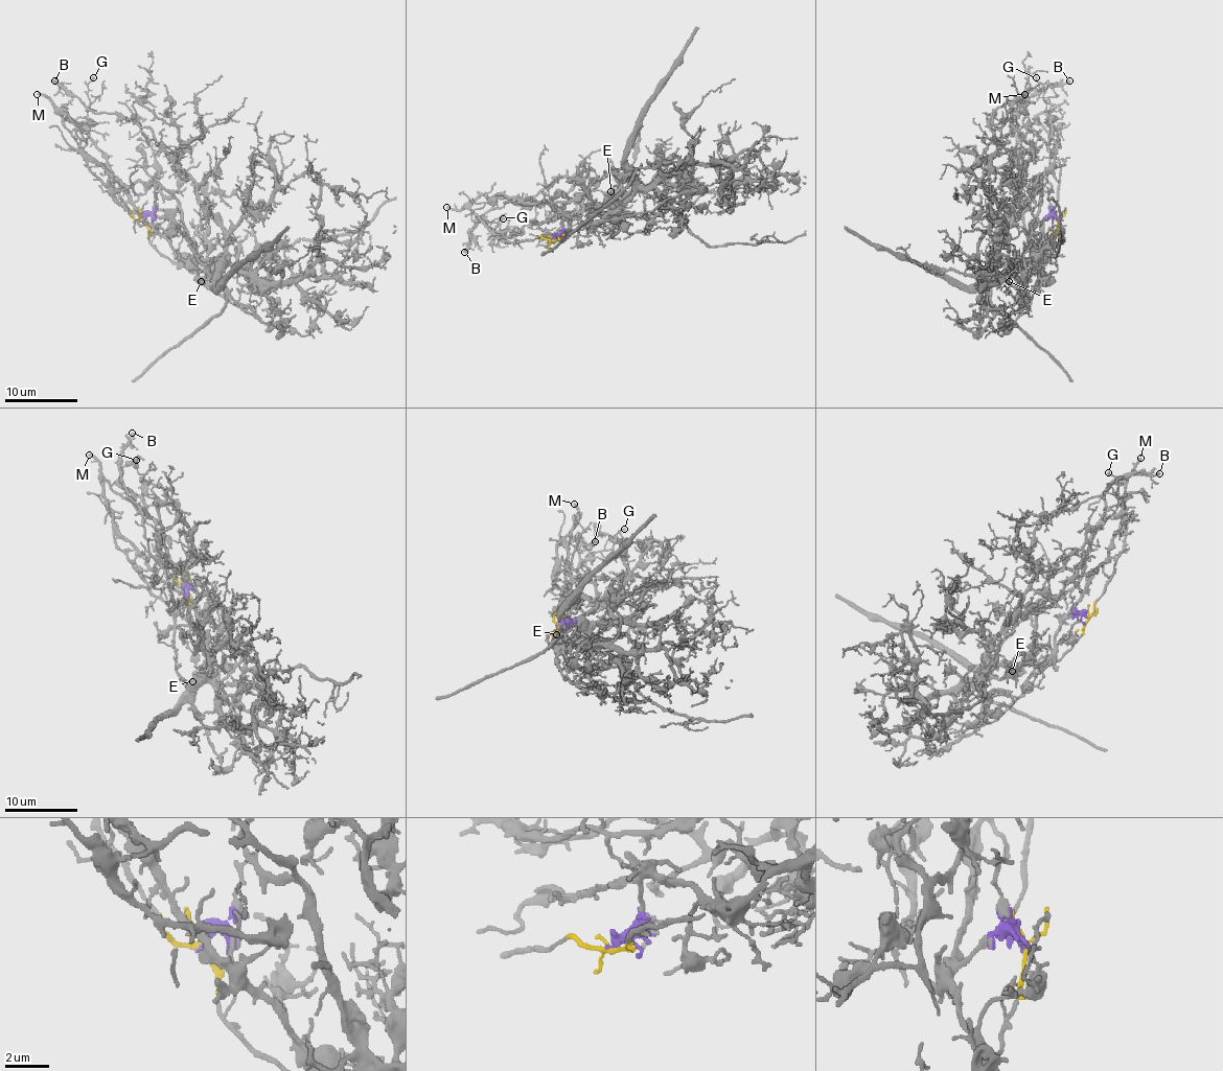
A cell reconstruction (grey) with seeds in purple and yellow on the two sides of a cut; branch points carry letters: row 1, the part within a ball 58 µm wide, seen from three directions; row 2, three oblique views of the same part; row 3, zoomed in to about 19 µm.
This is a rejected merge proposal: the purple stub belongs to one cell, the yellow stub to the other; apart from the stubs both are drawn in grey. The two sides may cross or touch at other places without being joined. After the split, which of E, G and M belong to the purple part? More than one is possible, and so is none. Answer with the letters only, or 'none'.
E, G

